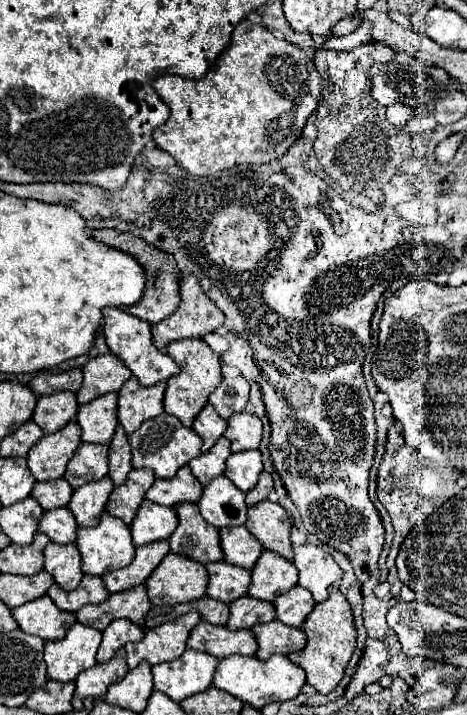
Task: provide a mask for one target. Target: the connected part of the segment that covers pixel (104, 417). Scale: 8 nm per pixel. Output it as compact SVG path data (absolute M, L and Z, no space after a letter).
M104 394L84 406L78 406L76 422L82 430L82 442L92 444L108 444L112 440L114 428L118 426L116 420L116 394Z

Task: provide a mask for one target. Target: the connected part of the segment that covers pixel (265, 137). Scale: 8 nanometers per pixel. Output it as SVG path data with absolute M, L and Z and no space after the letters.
M242 20L232 32L230 46L220 52L210 70L200 78L182 78L162 74L154 80L154 90L170 108L170 118L152 132L158 148L174 156L192 176L212 176L238 164L264 164L280 158L302 134L310 114L322 98L322 78L314 68L314 50L302 50L282 38L276 38L262 24Z

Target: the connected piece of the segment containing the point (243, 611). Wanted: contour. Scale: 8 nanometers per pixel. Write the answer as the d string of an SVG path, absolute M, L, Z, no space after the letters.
M242 596L230 604L230 618L226 622L228 630L252 628L260 622L272 622L276 618L272 602L256 600L252 596Z

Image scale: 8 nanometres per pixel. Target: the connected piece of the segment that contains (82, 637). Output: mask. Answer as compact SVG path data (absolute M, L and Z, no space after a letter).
M76 622L62 640L46 642L44 662L48 666L48 676L58 682L74 680L82 670L96 664L100 640L102 632Z

